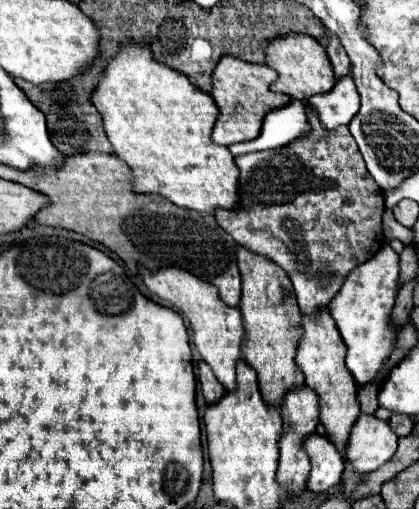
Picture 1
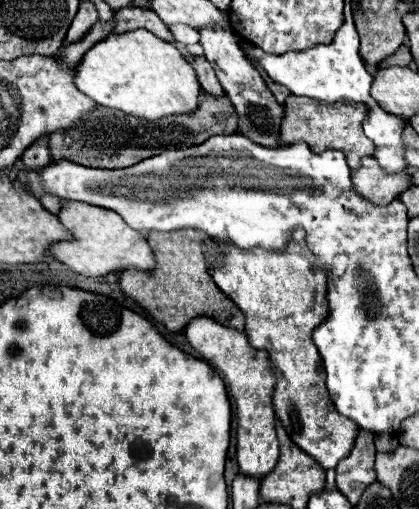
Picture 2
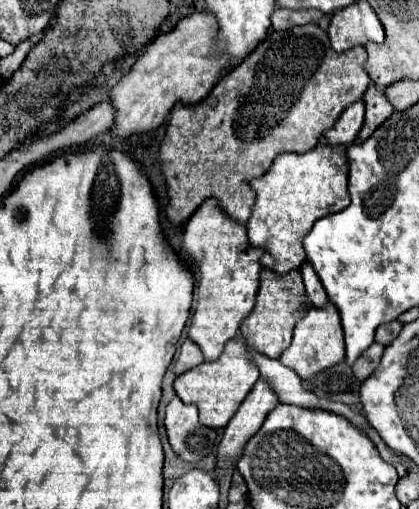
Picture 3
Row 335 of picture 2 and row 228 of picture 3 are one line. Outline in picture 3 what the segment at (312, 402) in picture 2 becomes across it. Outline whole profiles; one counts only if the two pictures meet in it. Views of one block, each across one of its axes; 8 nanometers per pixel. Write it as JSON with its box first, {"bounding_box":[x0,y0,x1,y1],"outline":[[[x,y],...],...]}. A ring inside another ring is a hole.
{"bounding_box":[246,144,350,274],"outline":[[[320,144],[312,148],[310,152],[304,154],[280,154],[270,170],[262,176],[250,182],[252,190],[256,192],[256,202],[252,208],[252,216],[246,224],[248,230],[248,240],[250,246],[262,248],[264,254],[260,258],[260,264],[264,268],[270,268],[278,274],[286,274],[290,270],[296,270],[302,266],[306,260],[304,248],[302,248],[302,238],[312,230],[314,222],[332,214],[340,212],[350,204],[350,194],[348,194],[348,160],[344,154],[344,146],[328,146]]]}

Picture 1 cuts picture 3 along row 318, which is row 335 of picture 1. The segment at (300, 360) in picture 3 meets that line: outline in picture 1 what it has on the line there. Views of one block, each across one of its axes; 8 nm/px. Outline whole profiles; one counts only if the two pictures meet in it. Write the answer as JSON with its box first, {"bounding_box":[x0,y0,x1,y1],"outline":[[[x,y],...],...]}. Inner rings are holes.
{"bounding_box":[296,306,360,454],"outline":[[[326,306],[322,310],[318,310],[318,314],[314,318],[304,316],[302,328],[304,328],[304,334],[300,336],[296,362],[306,376],[306,386],[318,394],[320,422],[326,426],[328,438],[336,444],[340,454],[344,454],[344,442],[348,442],[348,430],[352,428],[352,424],[356,422],[356,418],[360,414],[360,406],[356,400],[358,384],[354,382],[350,370],[344,364],[346,346],[336,328],[336,322],[330,316]]]}

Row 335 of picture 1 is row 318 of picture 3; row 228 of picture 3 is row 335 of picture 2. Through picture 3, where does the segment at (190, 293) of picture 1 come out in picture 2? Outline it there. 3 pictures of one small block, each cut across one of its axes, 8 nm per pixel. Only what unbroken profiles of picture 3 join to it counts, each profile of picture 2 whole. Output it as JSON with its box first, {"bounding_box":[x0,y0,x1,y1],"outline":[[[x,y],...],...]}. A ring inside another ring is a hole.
{"bounding_box":[184,316,278,478],"outline":[[[200,316],[190,320],[184,328],[184,334],[192,348],[214,368],[218,368],[220,376],[228,384],[234,402],[236,402],[236,458],[240,466],[240,474],[252,478],[264,478],[278,462],[278,440],[276,440],[276,414],[272,406],[272,392],[274,392],[274,374],[270,368],[270,360],[266,350],[256,350],[248,344],[246,334],[234,328],[228,328],[214,318]]]}

